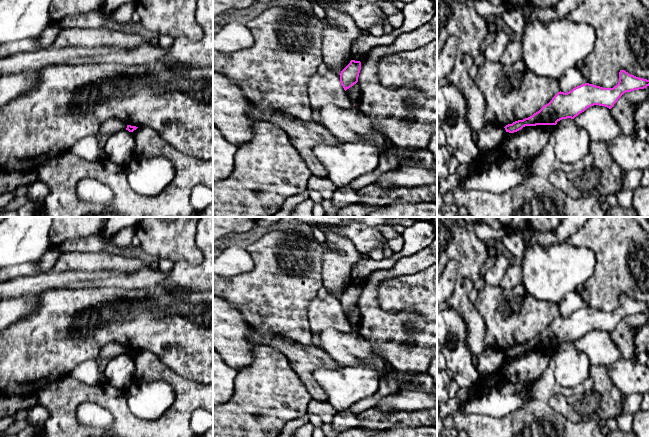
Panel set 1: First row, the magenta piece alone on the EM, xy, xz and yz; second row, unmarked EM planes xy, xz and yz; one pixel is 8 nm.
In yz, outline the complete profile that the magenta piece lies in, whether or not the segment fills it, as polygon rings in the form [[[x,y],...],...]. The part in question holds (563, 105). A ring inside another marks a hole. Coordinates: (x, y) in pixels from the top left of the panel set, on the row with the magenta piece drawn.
[[[625,70],[619,72],[619,82],[613,88],[603,88],[585,83],[564,93],[558,92],[552,100],[538,112],[523,120],[506,125],[506,132],[514,133],[525,126],[556,125],[562,119],[574,119],[587,108],[599,105],[611,109],[626,92],[644,89],[649,80],[636,77]]]

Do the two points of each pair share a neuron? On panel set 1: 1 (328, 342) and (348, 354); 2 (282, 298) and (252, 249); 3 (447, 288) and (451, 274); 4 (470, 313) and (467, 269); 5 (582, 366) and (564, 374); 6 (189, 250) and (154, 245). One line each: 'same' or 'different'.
1: same
2: same
3: same
4: same
5: same
6: same

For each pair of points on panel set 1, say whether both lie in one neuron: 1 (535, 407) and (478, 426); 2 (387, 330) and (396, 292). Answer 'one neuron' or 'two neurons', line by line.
1: one neuron
2: two neurons

